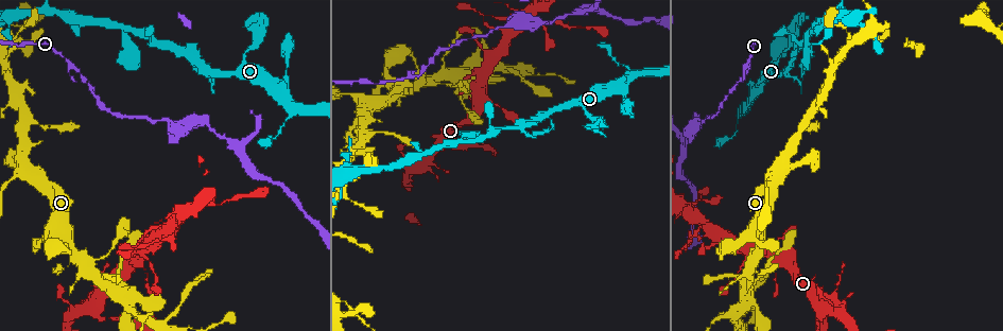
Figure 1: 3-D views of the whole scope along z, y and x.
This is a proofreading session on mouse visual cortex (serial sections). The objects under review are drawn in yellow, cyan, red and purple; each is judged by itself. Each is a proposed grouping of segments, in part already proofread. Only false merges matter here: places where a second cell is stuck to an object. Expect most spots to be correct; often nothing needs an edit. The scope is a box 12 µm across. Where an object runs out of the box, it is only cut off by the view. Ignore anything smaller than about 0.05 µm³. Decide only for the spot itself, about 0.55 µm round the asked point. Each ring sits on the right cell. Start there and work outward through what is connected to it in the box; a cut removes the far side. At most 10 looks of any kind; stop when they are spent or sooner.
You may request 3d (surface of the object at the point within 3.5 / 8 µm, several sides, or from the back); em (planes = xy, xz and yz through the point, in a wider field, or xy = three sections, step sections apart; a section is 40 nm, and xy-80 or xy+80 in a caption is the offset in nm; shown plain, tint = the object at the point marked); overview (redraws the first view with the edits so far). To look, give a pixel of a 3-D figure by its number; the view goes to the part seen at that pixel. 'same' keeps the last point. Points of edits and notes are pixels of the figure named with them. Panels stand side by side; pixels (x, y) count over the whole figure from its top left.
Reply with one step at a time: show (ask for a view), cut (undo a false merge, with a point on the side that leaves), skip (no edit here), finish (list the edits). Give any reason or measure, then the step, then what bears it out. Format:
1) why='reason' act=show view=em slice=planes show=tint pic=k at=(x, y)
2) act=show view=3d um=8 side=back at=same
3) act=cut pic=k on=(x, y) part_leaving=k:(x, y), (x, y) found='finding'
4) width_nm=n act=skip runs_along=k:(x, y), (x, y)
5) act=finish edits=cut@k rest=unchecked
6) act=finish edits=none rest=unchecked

act=show view=3d um=3.5 side=back pic=1 at=(516, 22)

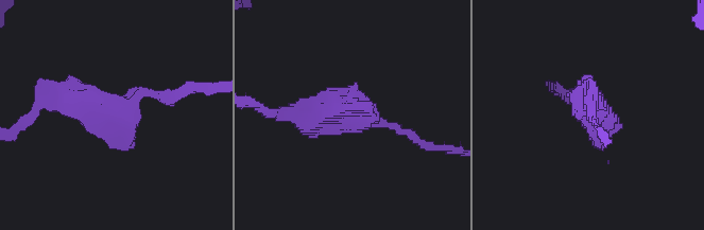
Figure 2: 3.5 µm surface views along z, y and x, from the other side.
why='shape alone is not enough' act=show view=em slice=xy step=3 show=tint pic=2 at=(116, 106)

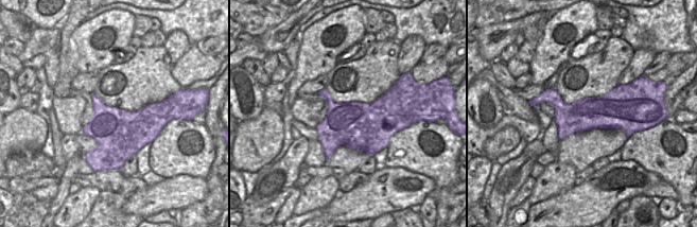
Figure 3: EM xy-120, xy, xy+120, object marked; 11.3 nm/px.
act=skip runs_along=2:(413, 137), (358, 118), (282, 116) found='all the same cell'

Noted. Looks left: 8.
why='thin arm on a thick one' act=show view=3d um=3.5 pic=1 at=(180, 218)

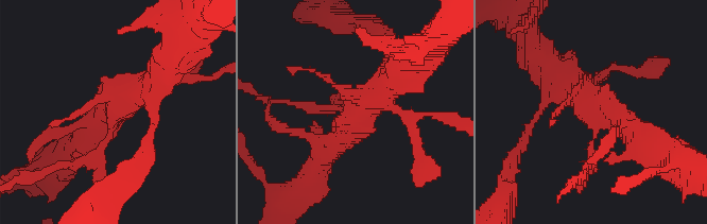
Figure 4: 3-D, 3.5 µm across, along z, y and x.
why='shape alone is not enough' act=show view=em slice=xy step=1 show=tint pic=4 at=(606, 113)

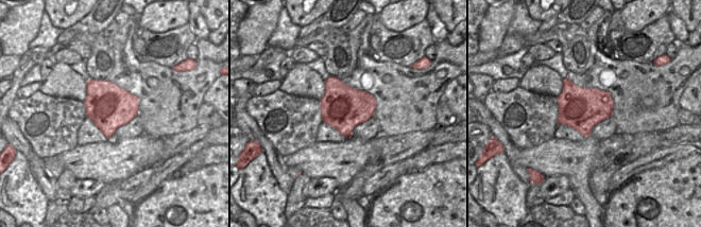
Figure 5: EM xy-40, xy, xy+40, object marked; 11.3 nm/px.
act=skip runs_along=4:(316, 170), (391, 81) found='continuous, no second cell'

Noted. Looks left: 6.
why='thick turns thin' act=show view=3d um=8 side=back pic=1 at=(209, 71)

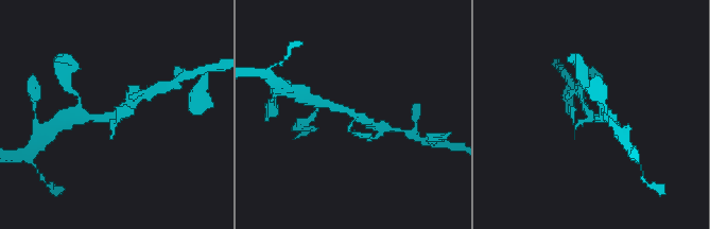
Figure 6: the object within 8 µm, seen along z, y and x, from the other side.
why='now the EM' act=show view=em slice=xy step=2 show=tint pic=6 at=(114, 116)

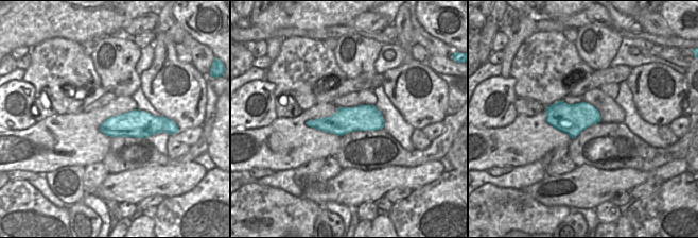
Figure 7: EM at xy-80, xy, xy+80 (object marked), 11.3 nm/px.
act=skip runs_along=7:(381, 120), (310, 123) found='continuous, no second cell'

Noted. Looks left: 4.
why='side arm on a straight run' act=show view=em slice=xy step=2 show=tint pic=1 at=(124, 28)

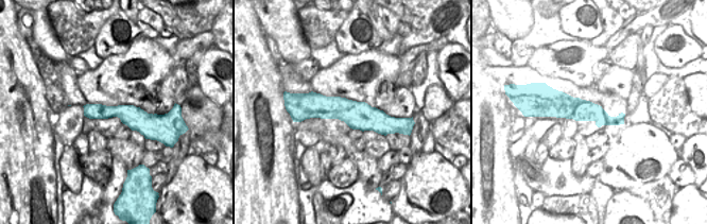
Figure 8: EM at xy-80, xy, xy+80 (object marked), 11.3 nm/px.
act=show view=3d um=3.5 side=back at=same

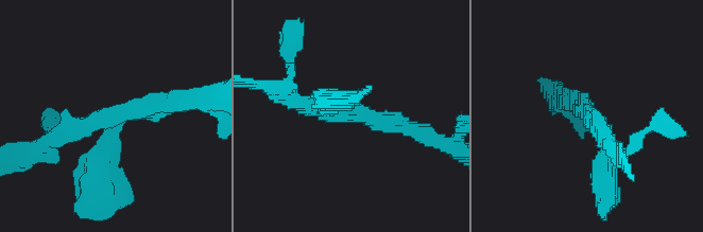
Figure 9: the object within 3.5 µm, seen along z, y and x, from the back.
width_nm=320 act=skip runs_along=9:(56, 139), (108, 112), (184, 100) found='one cell here'

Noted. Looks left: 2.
act=finish edits=none rest=unchecked

